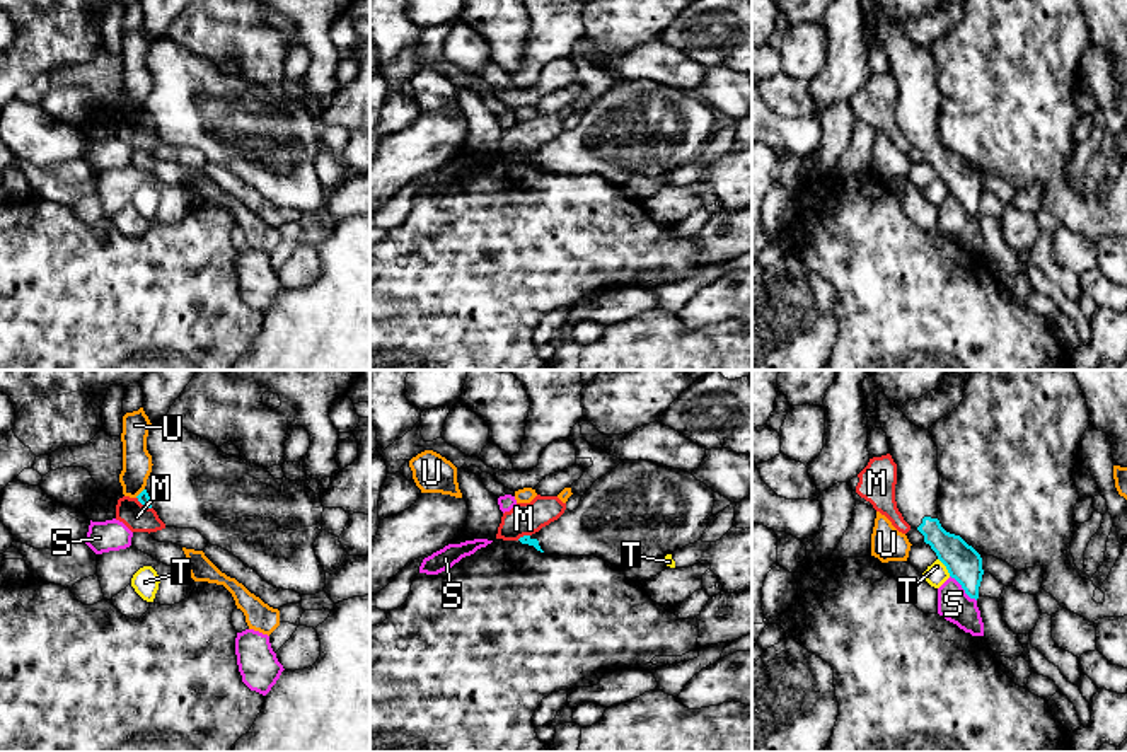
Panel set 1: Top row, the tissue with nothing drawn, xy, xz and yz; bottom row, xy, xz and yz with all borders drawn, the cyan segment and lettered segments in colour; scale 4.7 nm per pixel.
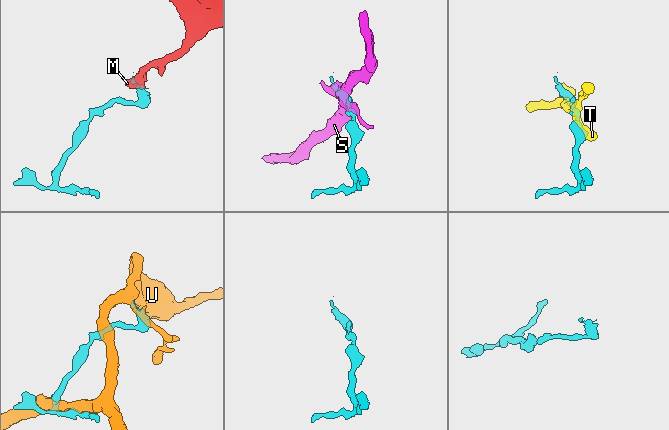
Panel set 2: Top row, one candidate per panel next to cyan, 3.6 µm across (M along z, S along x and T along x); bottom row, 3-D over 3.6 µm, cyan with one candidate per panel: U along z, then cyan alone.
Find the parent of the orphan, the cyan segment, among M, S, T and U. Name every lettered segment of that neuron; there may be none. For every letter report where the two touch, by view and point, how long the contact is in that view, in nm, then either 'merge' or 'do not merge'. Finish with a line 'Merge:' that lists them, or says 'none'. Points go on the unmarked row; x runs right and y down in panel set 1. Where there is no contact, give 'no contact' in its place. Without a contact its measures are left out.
M: xz (524, 154) | 70 nm | do not merge
S: yz (962, 205) | 180 nm | do not merge
T: yz (945, 183) | 110 nm | do not merge
U: xy (140, 111) | 60 nm | do not merge
Merge: none

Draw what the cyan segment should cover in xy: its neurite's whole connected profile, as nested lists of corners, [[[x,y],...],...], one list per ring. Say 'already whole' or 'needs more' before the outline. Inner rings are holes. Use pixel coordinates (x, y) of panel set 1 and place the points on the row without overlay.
needs more | [[[169,36],[152,41],[147,68],[153,84],[136,116],[153,126],[165,145],[196,147],[208,162],[228,169],[276,206],[300,213],[324,210],[326,189],[314,169],[324,124],[307,99],[275,97],[268,87],[223,72]]]

